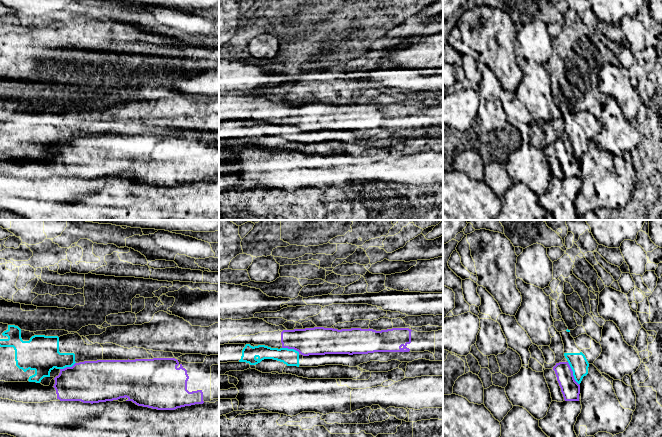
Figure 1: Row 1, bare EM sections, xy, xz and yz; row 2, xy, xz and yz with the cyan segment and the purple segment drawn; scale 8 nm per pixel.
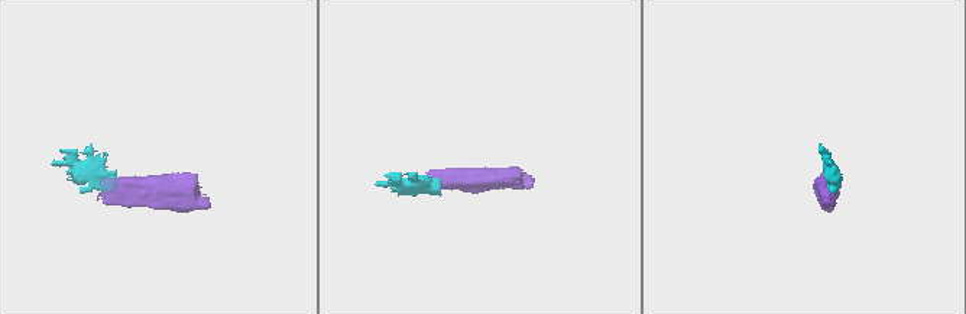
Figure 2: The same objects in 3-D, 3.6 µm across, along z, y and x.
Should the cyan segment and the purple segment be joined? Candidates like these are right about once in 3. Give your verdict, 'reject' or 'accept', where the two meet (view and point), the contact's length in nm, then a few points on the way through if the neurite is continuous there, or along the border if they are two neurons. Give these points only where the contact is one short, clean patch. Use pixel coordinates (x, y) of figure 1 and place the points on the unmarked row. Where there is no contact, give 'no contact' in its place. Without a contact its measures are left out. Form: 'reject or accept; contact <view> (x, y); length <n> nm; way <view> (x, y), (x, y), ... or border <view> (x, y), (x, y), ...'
reject; contact yz (573, 149); length 200 nm; border yz (567, 138), (572, 147), (573, 154), (578, 160)

